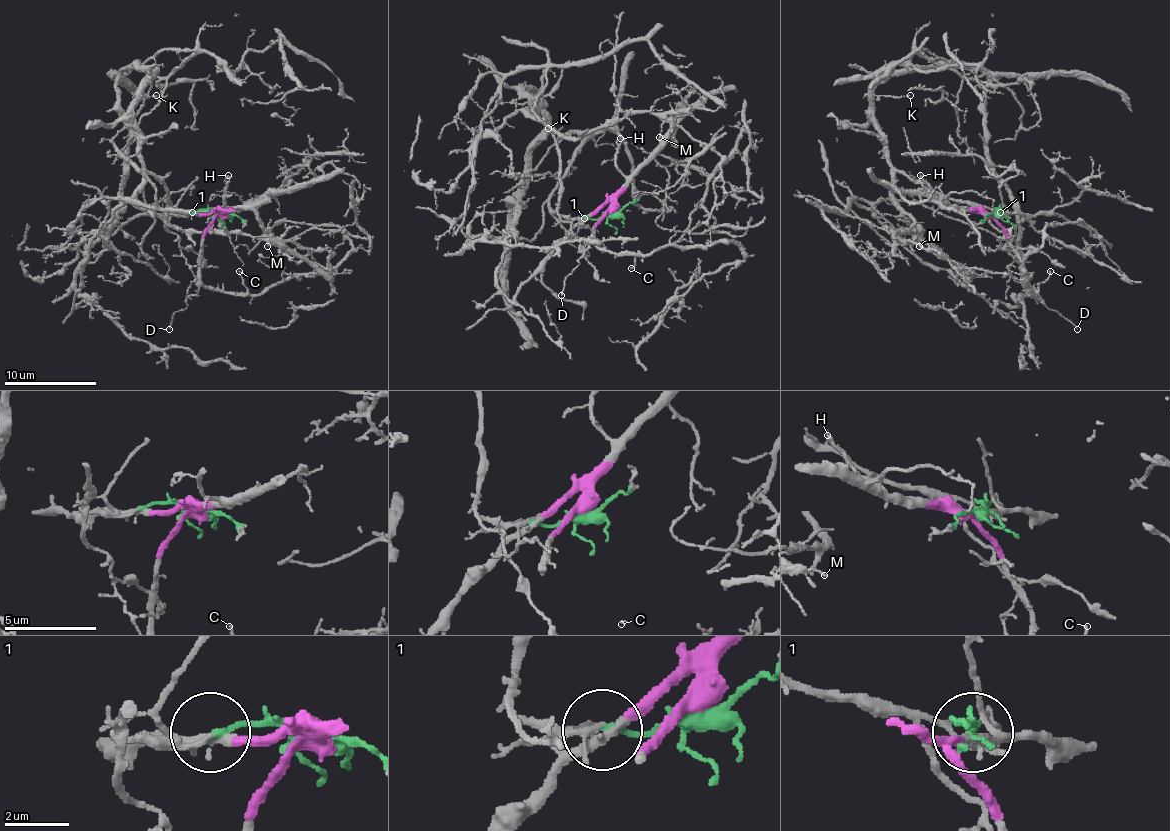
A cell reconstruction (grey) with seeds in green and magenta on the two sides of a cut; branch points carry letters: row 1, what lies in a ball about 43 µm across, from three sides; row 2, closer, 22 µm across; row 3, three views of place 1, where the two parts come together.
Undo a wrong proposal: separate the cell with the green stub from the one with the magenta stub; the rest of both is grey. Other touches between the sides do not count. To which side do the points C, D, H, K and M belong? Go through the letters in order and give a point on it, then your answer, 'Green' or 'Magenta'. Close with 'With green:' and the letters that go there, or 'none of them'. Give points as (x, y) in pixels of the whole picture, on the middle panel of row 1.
C: Place: (631, 268). Magenta
D: Place: (561, 295). Magenta
H: Place: (620, 138). Magenta
K: Place: (548, 128). Green
M: Place: (659, 137). Green
With green: K, M

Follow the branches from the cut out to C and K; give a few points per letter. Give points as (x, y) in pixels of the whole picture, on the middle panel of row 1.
C: (611, 214), (593, 227), (593, 241), (614, 253), (637, 253), (639, 255), (630, 269)
K: (611, 214), (565, 218), (558, 211), (561, 149), (526, 91), (538, 100), (540, 119), (549, 128)

